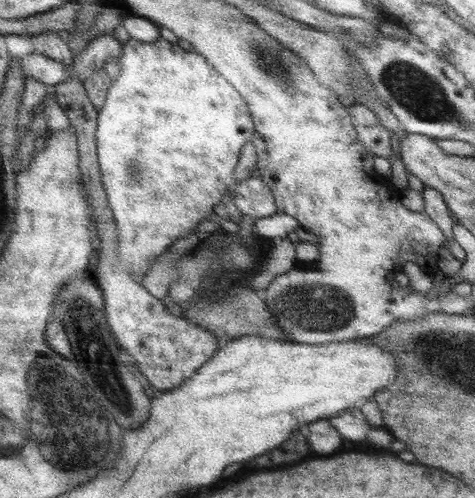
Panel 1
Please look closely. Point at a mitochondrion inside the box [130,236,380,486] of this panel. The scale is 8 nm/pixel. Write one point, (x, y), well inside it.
(307, 307)

